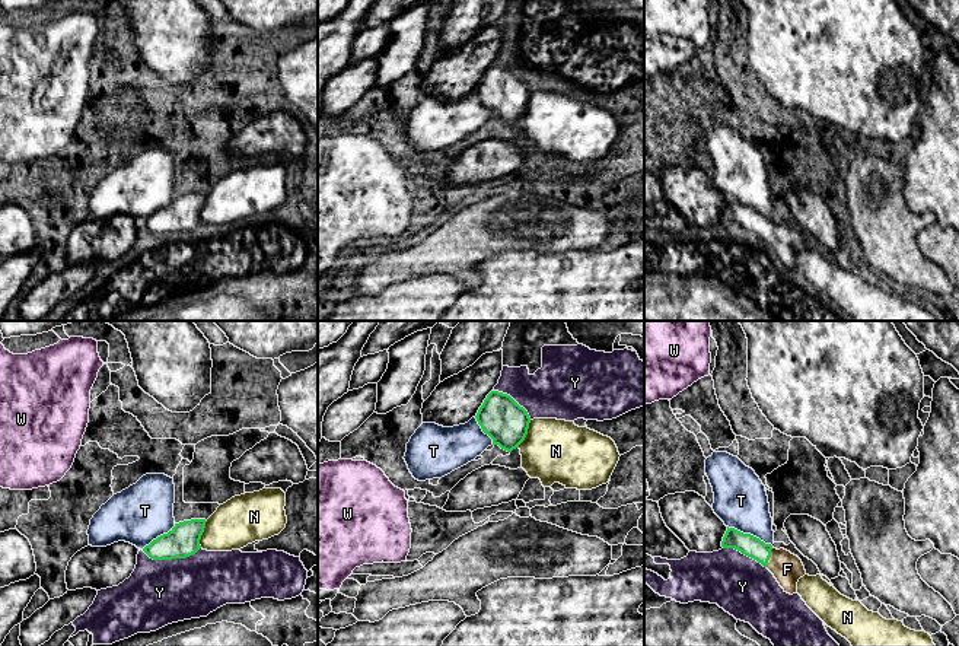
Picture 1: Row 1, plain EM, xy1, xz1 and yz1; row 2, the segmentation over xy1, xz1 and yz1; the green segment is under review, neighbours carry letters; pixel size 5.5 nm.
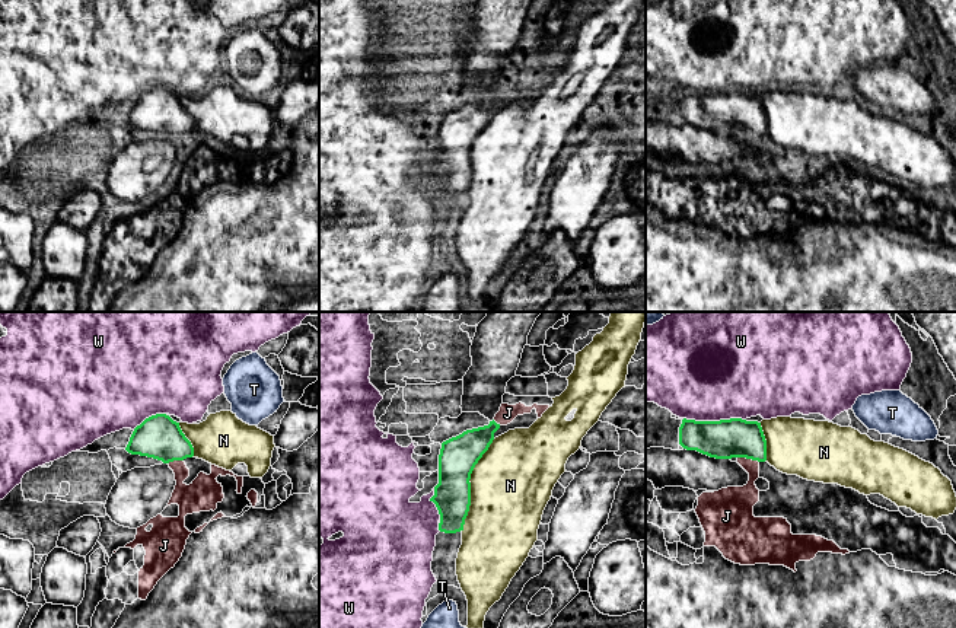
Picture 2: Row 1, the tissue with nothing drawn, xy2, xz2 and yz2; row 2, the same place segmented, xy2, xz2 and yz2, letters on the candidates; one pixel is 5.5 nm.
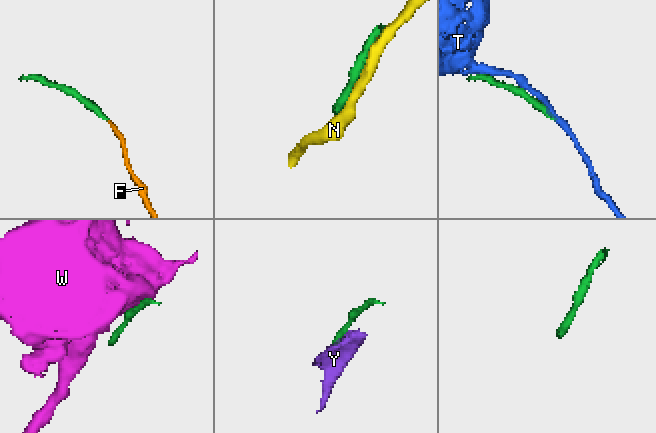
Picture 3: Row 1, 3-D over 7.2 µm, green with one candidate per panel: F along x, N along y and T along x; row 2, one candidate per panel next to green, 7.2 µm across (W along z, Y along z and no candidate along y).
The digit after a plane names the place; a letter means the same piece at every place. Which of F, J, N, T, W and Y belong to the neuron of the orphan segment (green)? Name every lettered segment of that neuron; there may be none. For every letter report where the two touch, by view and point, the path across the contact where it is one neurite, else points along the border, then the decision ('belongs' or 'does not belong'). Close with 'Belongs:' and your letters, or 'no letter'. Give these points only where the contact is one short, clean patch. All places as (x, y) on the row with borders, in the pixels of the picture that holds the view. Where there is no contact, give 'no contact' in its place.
F: meets green in yz1 at (770, 556); runs through yz1 (748, 544), (770, 556), (787, 569); belongs
J: meets green in yz2 at (748, 458); border along yz2 (738, 456), (758, 462); does not belong
N: meets green in xz2 at (469, 485); does not belong
T: meets green in yz1 at (749, 534); does not belong
W: meets green in yz2 at (714, 421); does not belong
Y: meets green in xy1 at (171, 559); does not belong
Belongs: F

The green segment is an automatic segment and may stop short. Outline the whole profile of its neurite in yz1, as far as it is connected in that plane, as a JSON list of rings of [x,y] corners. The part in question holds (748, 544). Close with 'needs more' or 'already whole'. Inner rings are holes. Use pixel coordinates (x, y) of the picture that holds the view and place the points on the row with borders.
[[[729,528],[721,541],[723,548],[735,548],[767,567],[784,592],[797,594],[797,582],[806,575],[802,560],[784,548],[774,548],[759,538]]] | needs more

